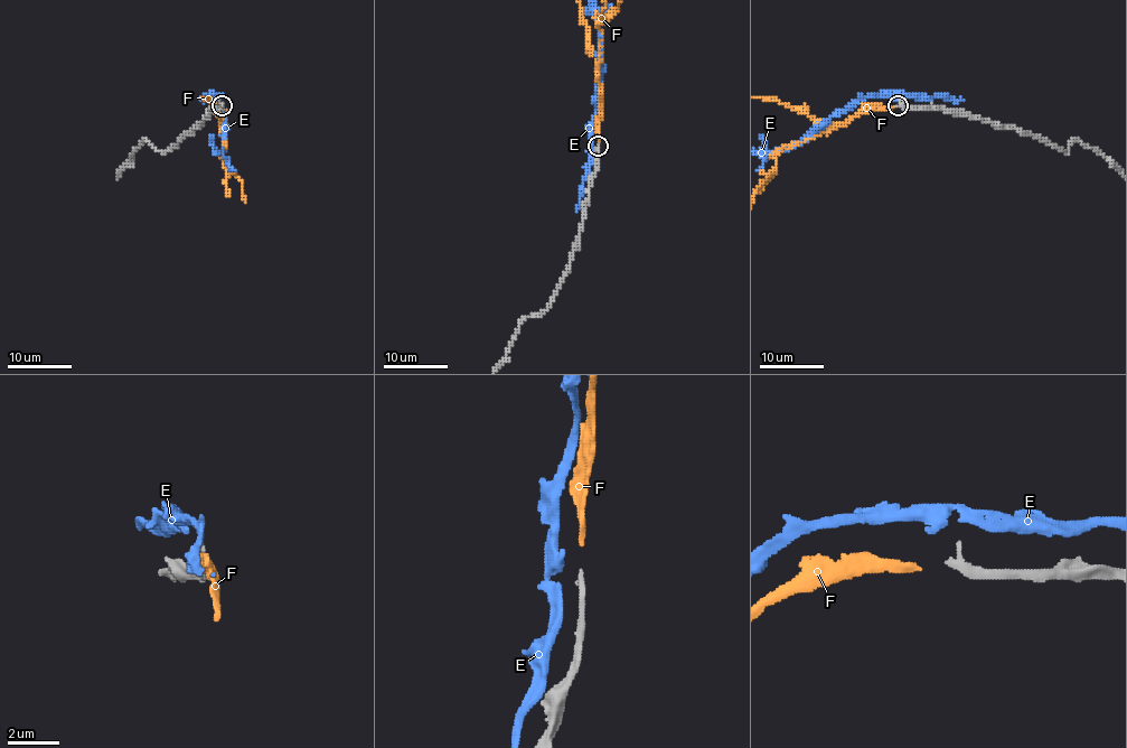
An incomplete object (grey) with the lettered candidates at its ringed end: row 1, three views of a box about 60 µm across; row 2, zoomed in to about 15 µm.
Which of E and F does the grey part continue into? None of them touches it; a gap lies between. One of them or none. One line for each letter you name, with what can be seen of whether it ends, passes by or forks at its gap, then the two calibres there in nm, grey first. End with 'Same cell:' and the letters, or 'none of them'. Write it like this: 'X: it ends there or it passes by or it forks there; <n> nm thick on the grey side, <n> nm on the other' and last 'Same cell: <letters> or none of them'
F: it ends there; 260 nm thick on the grey side, 240 nm on the other
Same cell: F

